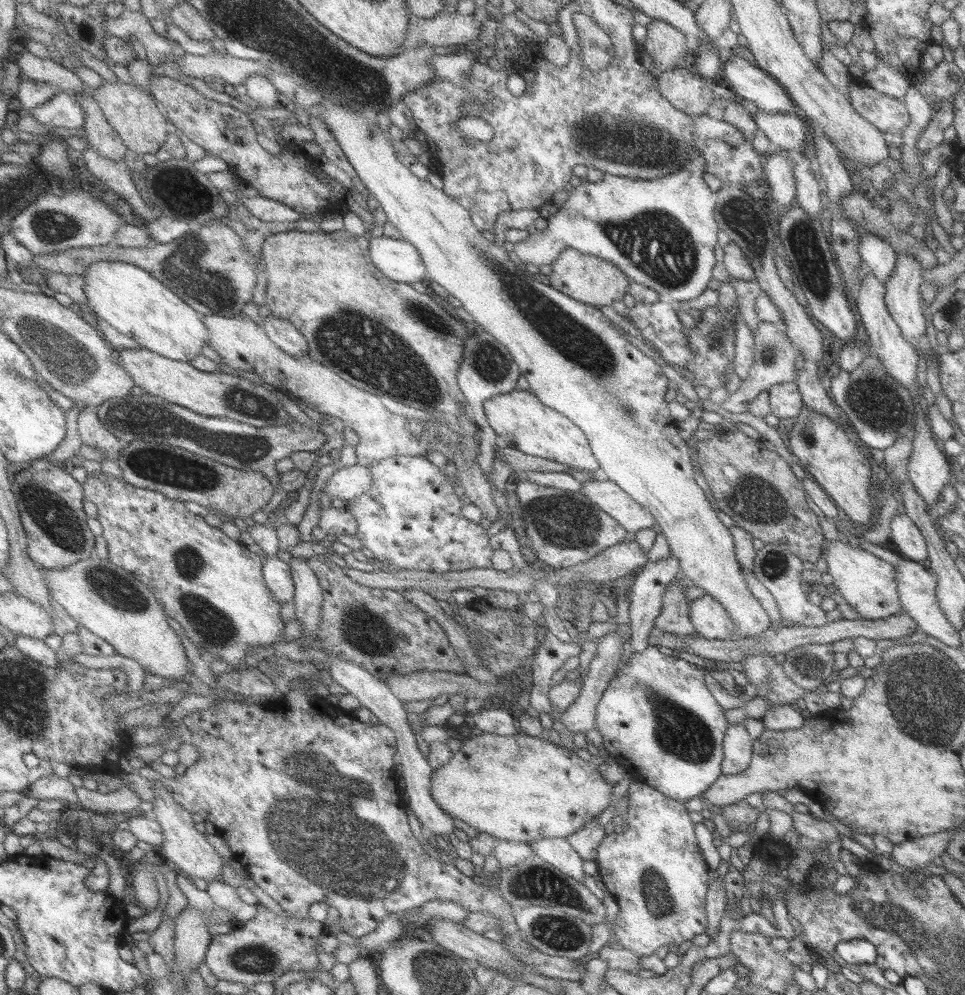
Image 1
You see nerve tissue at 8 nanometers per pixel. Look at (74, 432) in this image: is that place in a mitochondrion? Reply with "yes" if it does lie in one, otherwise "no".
no

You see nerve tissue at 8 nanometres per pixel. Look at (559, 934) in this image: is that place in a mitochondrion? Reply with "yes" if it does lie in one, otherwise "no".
yes

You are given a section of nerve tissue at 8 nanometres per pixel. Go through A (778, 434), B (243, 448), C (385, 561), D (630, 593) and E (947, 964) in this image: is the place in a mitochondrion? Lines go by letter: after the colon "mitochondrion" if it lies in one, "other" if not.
A: other
B: mitochondrion
C: other
D: other
E: mitochondrion

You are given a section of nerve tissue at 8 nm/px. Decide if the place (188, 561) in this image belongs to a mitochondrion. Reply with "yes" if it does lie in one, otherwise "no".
yes

